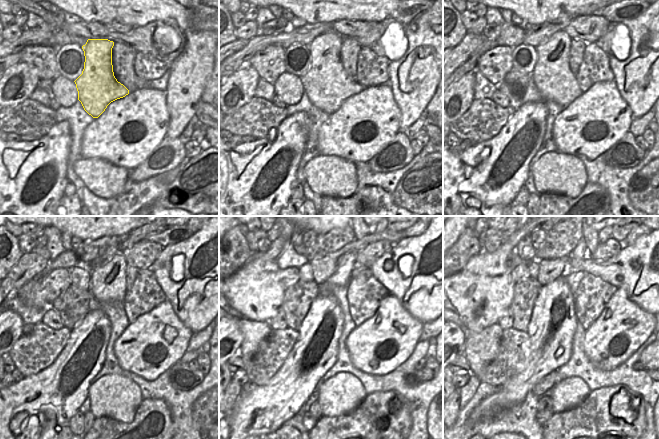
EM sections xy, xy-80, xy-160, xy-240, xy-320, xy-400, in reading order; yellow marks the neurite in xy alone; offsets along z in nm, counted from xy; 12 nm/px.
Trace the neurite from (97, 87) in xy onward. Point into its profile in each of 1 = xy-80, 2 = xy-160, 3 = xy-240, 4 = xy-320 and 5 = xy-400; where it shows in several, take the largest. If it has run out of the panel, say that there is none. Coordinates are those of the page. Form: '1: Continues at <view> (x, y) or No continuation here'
1: Continues at xy-80 (327, 85)
2: Continues at xy-160 (552, 76)
3: Continues at xy-240 (108, 282)
4: Continues at xy-320 (341, 276)
5: Continues at xy-400 (580, 251).

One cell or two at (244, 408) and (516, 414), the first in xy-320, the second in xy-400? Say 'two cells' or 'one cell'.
two cells

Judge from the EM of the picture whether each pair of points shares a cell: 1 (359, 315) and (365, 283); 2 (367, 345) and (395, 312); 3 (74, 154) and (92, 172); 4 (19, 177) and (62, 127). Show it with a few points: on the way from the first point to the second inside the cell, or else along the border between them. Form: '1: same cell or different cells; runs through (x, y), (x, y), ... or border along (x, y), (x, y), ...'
1: same cell; runs through (362, 307), (365, 291)
2: same cell; runs through (375, 337), (391, 320)
3: different cells; border along (82, 157), (72, 167)
4: same cell; runs through (31, 165), (57, 139)

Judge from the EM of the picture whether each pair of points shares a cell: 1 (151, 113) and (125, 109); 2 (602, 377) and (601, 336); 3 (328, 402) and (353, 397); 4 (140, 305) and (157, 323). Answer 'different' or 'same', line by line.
1: same
2: different
3: same
4: different

